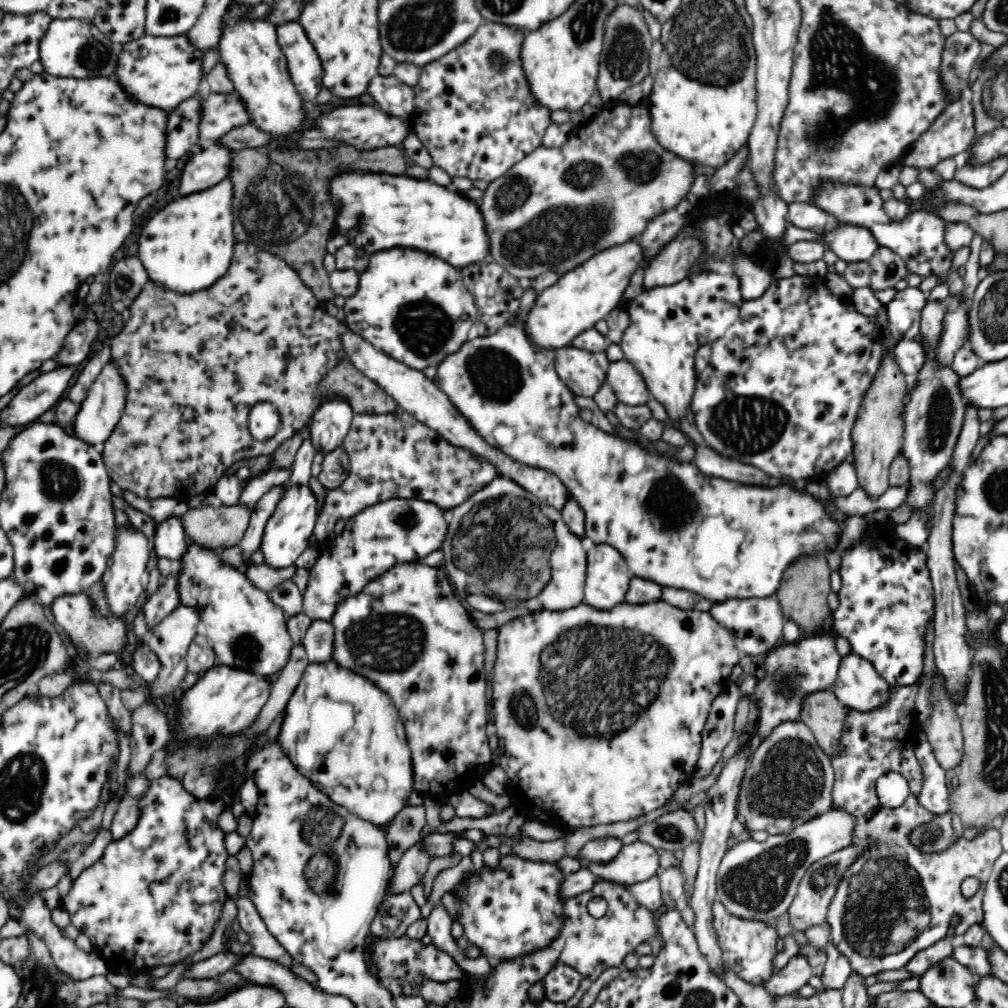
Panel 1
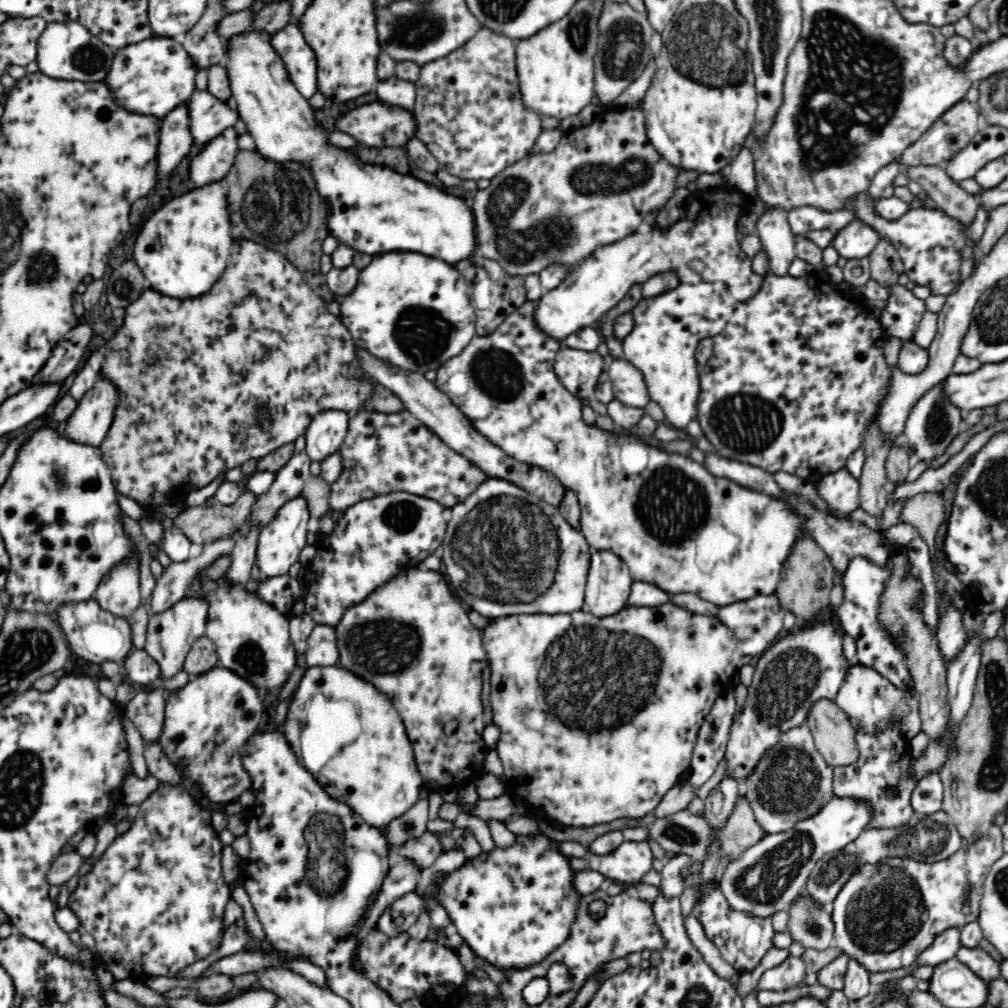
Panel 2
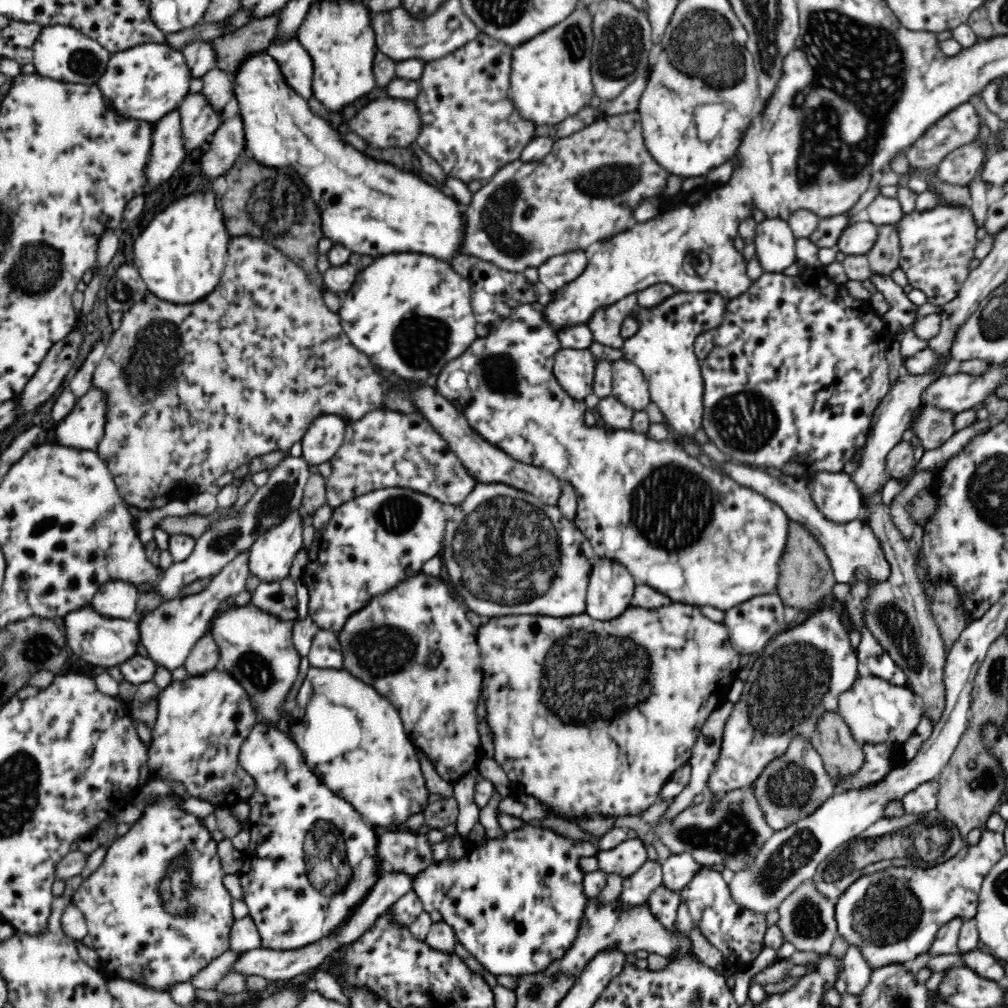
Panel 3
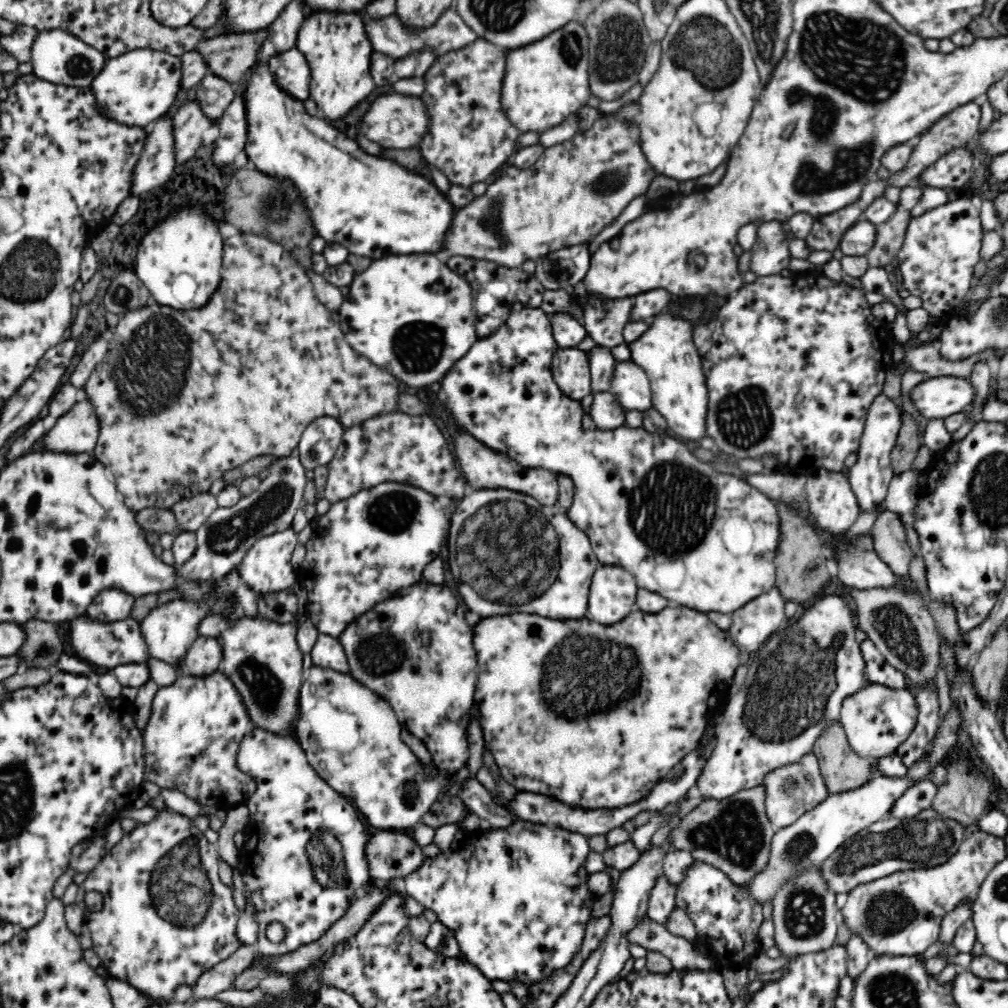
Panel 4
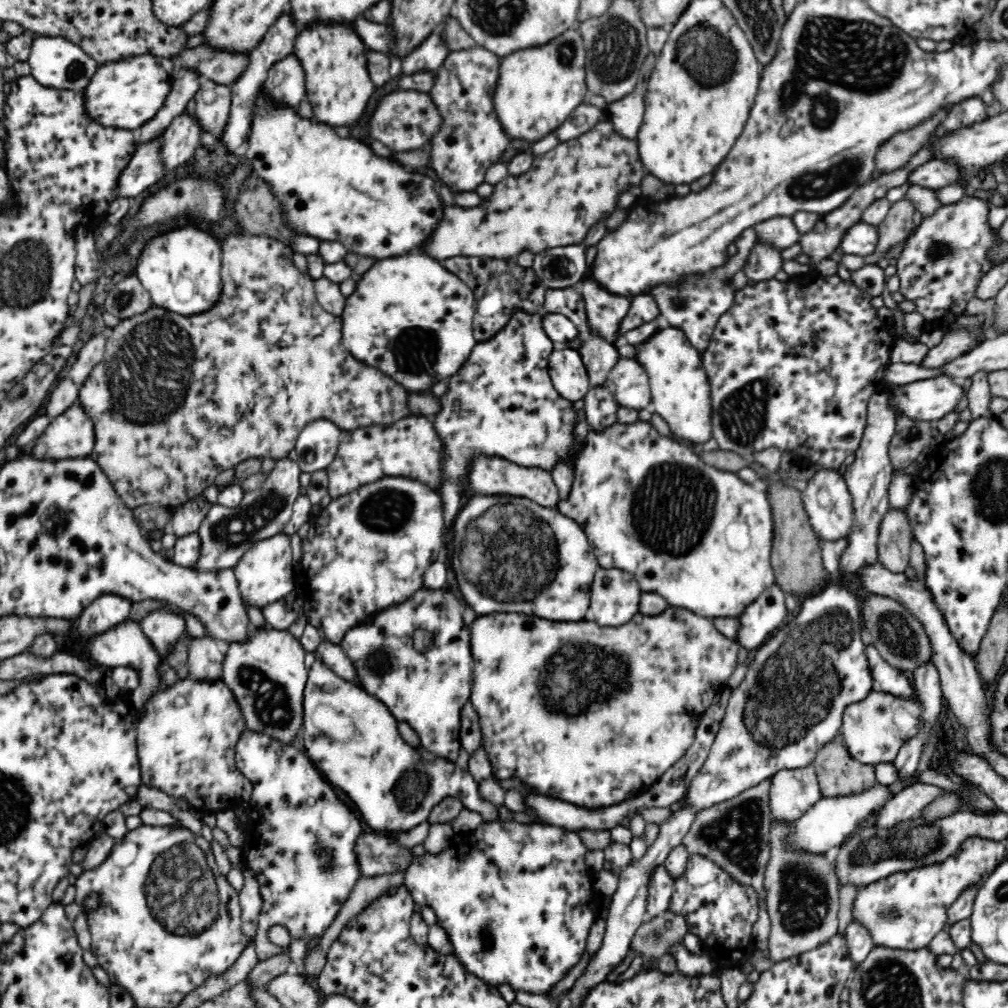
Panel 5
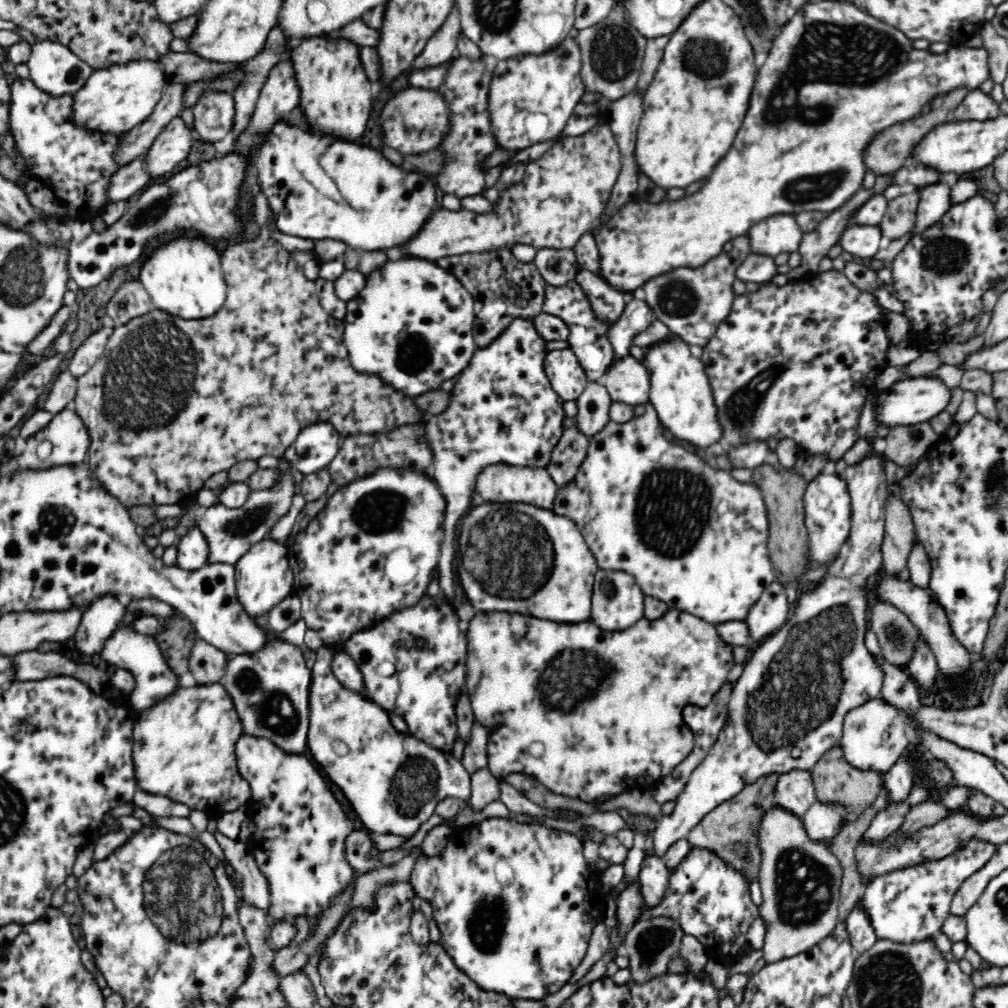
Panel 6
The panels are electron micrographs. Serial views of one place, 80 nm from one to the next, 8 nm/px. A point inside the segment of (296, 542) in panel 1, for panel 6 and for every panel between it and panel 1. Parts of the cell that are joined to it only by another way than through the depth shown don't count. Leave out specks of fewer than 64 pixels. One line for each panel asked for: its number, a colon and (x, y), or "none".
2: (280, 542)
3: (270, 558)
4: (267, 569)
5: (265, 574)
6: (263, 578)

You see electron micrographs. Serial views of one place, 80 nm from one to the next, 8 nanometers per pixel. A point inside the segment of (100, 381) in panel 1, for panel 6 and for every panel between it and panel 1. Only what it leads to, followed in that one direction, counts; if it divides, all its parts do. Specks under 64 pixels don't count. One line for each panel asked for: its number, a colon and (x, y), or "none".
2: (88, 425)
3: (83, 428)
4: (76, 432)
5: (71, 435)
6: (64, 441)

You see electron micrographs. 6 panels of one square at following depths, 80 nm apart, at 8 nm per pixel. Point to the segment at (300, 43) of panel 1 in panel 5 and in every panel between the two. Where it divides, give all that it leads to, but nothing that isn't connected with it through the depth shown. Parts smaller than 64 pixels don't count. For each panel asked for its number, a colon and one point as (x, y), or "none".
2: (299, 60)
3: (296, 65)
4: (290, 71)
5: (284, 85)

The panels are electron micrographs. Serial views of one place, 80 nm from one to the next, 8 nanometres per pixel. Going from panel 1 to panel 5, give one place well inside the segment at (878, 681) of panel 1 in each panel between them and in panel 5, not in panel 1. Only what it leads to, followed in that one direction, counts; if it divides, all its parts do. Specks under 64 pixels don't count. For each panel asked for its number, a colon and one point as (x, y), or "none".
2: (871, 702)
3: (876, 711)
4: (876, 721)
5: (874, 729)

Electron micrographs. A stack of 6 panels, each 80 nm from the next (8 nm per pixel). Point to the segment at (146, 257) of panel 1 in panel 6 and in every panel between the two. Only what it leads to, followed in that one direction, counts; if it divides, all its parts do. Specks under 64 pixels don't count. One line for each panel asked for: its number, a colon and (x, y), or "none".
2: (182, 251)
3: (181, 255)
4: (179, 261)
5: (181, 270)
6: (184, 277)

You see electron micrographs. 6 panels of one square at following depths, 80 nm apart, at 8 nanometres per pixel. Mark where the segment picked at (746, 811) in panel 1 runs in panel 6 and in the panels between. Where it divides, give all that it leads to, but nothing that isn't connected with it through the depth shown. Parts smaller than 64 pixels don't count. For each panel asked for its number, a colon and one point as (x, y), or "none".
2: (792, 782)
3: (793, 786)
4: (791, 790)
5: (792, 792)
6: (794, 791)

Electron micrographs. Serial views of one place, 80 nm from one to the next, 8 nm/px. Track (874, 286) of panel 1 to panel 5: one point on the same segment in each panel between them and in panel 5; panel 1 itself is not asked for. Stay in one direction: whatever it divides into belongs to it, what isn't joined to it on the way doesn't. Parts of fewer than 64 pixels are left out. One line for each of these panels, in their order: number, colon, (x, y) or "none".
2: (885, 264)
3: (883, 257)
4: (891, 233)
5: (895, 227)

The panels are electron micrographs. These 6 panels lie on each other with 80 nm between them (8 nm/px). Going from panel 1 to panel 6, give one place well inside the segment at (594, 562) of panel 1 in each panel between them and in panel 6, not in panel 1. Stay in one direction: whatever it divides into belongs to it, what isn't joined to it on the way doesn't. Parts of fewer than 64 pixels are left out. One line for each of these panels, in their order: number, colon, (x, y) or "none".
2: (608, 585)
3: (611, 587)
4: (613, 591)
5: (615, 594)
6: (617, 603)

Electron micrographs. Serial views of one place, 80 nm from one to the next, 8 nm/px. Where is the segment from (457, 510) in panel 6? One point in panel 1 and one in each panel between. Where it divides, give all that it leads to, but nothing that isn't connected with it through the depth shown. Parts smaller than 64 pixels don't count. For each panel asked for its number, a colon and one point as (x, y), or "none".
1: (675, 526)
2: (676, 526)
3: (697, 536)
4: (705, 540)
5: (501, 403)

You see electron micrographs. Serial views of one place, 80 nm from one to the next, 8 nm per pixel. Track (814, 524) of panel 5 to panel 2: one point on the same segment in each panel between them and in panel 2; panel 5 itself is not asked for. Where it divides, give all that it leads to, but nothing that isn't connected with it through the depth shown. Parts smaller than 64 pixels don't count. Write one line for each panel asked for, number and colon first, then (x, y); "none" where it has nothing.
2: (840, 491)
3: (837, 498)
4: (833, 507)

